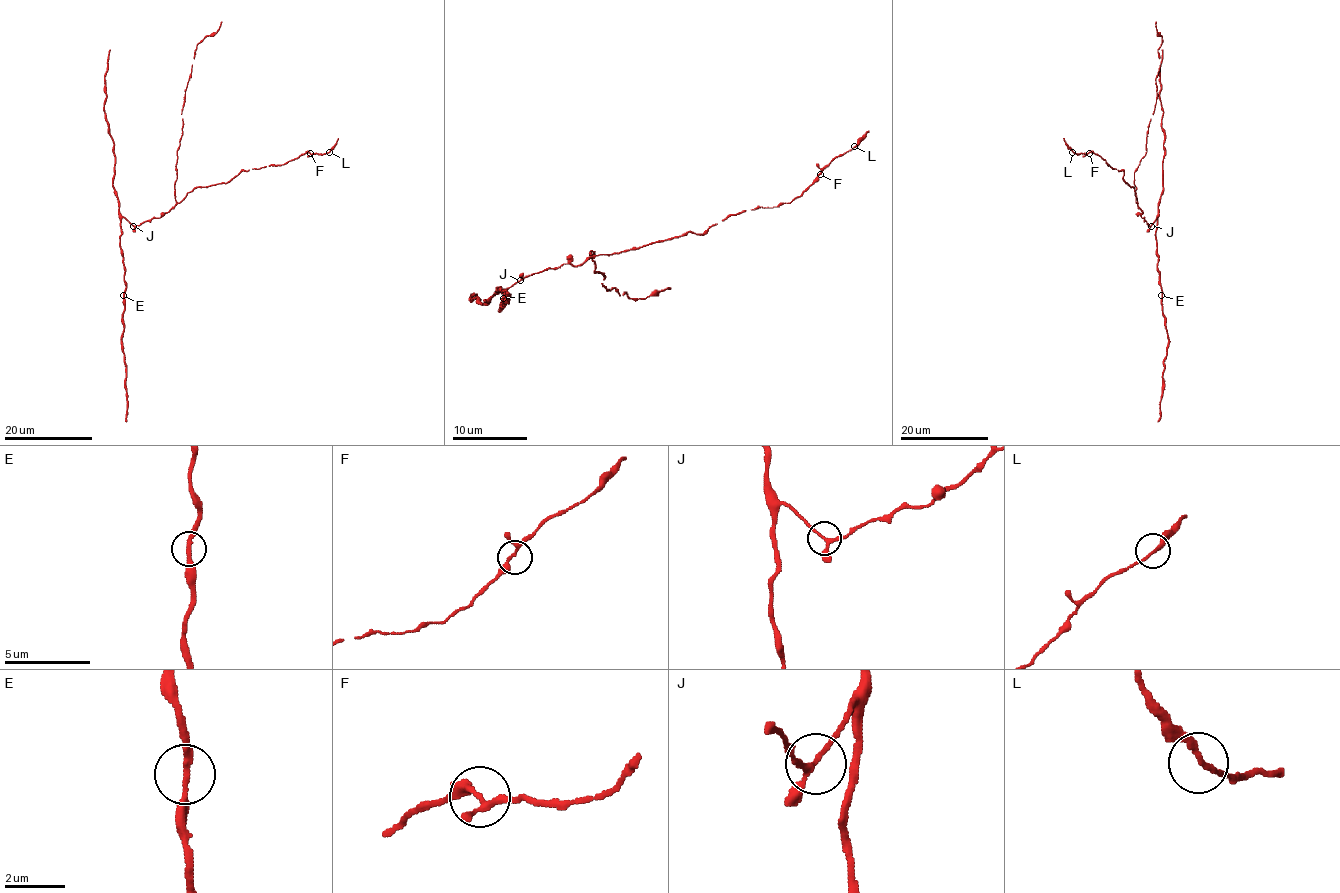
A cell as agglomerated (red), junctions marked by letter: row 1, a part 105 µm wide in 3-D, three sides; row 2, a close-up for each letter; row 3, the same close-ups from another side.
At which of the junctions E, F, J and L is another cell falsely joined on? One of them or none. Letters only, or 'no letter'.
no letter

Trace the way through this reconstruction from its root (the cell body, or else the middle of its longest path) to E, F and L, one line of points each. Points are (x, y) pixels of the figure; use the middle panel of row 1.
E: (547, 270), (525, 275), (506, 288), (497, 288), (501, 292), (504, 290), (506, 296), (503, 298)
F: (547, 270), (581, 266), (598, 255), (639, 249), (690, 232), (703, 234), (746, 210), (794, 200), (820, 174)
L: (547, 270), (581, 266), (598, 255), (639, 249), (690, 232), (703, 234), (746, 210), (790, 202), (854, 146)

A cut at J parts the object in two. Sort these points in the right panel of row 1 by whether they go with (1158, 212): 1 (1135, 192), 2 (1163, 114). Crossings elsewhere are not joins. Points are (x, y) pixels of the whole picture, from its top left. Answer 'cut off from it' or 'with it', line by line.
1: cut off from it
2: with it

